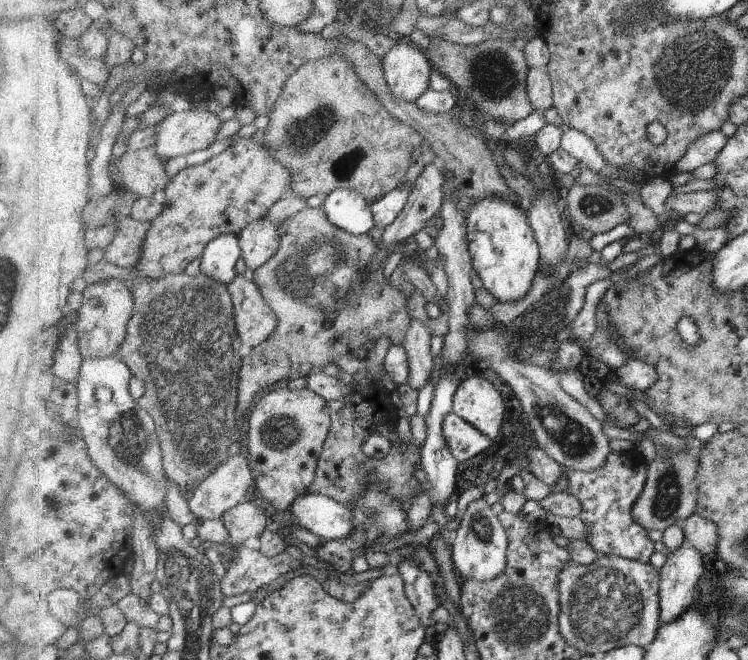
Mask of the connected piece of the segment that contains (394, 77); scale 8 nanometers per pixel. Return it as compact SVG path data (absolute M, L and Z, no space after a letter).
M397 37L396 44L390 48L381 62L388 89L396 99L415 102L424 92L429 90L431 63L426 56L426 51L416 47L408 39Z

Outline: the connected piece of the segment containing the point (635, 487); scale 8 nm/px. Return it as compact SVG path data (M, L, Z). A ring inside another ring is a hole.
M611 452L606 463L599 470L590 473L564 469L568 475L568 490L571 496L574 496L581 505L579 518L584 522L589 530L589 536L586 541L592 546L592 549L603 555L620 556L625 560L640 561L641 564L650 563L650 556L656 552L655 542L650 540L648 530L635 522L632 517L632 508L636 500L640 497L647 478L647 462L638 452Z

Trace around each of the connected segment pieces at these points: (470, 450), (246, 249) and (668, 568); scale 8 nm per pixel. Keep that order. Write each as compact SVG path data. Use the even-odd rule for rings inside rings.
M452 412L444 418L442 429L446 445L458 463L482 454L492 444L488 436Z
M270 219L256 220L238 236L244 261L254 272L265 266L281 248L280 226Z
M686 540L674 551L666 553L666 562L659 572L659 612L662 623L670 623L694 605L698 581L704 576L703 555L697 552Z

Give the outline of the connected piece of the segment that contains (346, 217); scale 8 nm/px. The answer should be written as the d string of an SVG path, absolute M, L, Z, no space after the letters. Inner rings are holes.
M334 190L322 208L337 228L352 235L368 235L375 226L371 205L357 191Z

